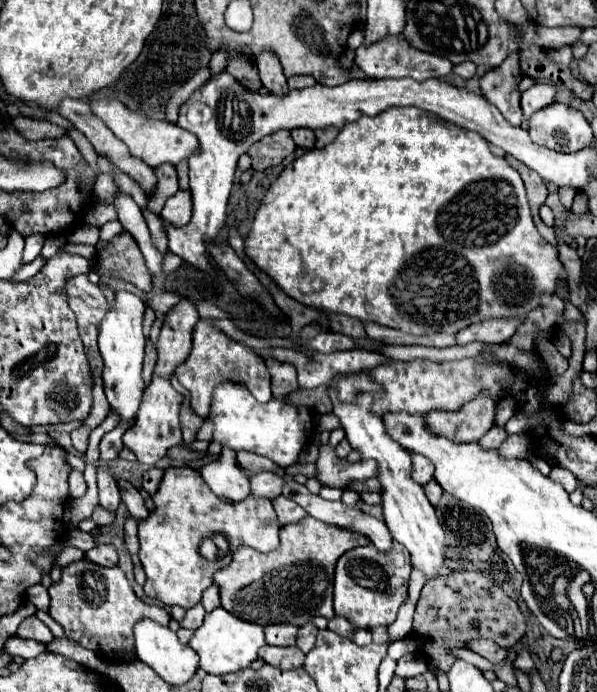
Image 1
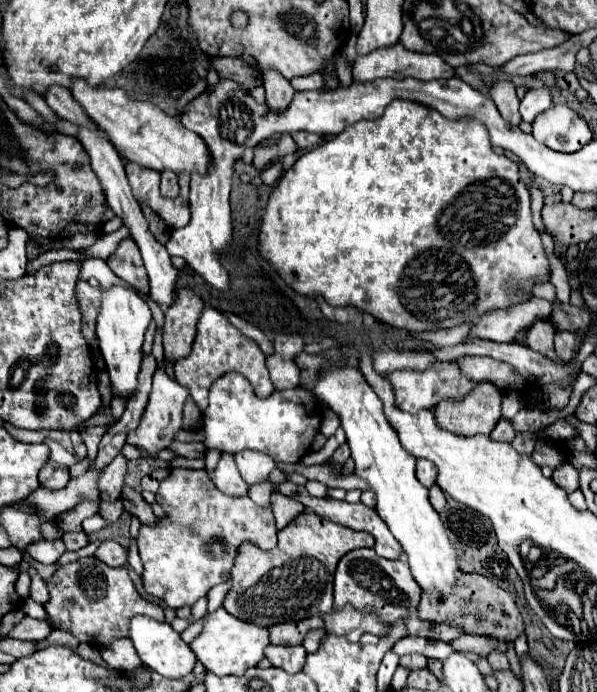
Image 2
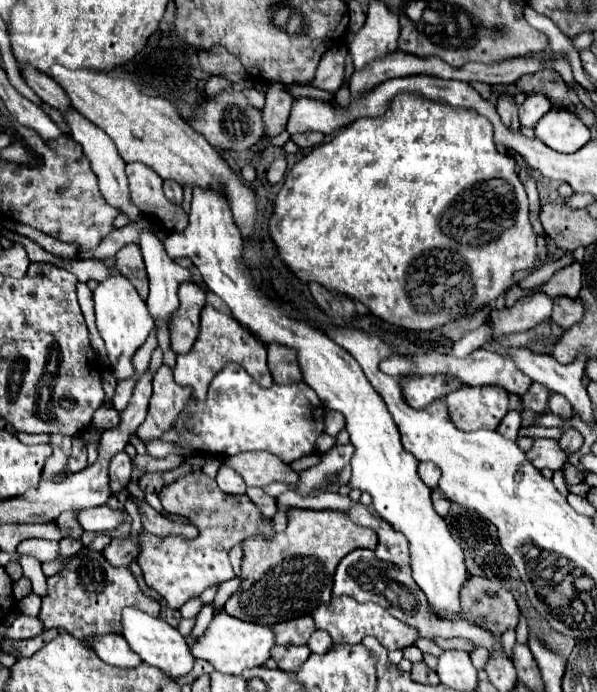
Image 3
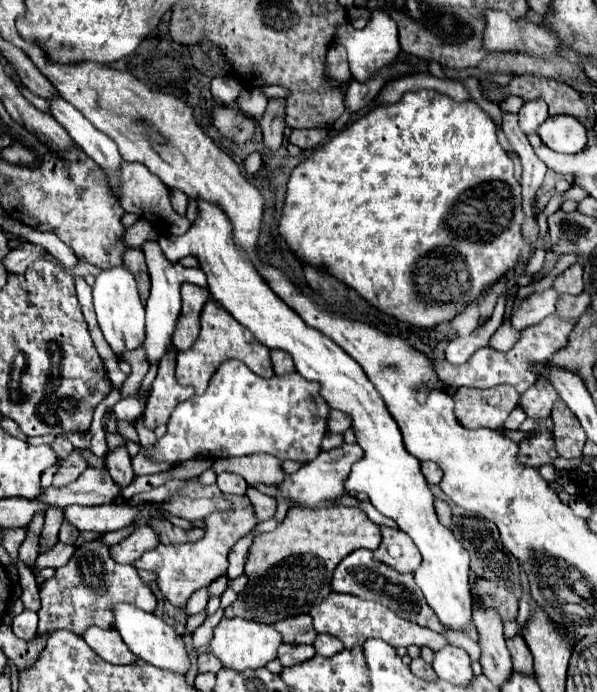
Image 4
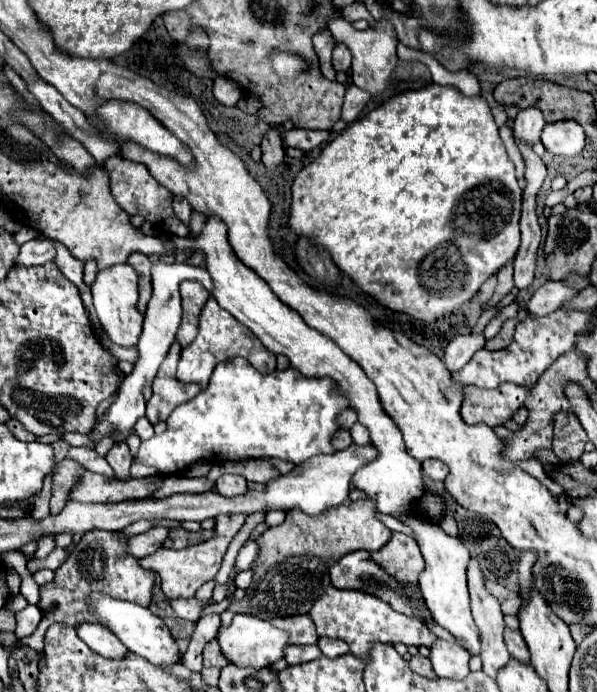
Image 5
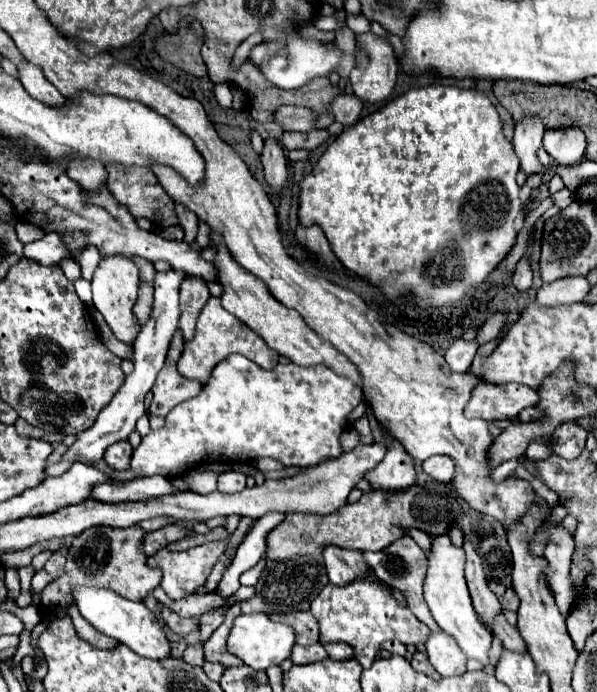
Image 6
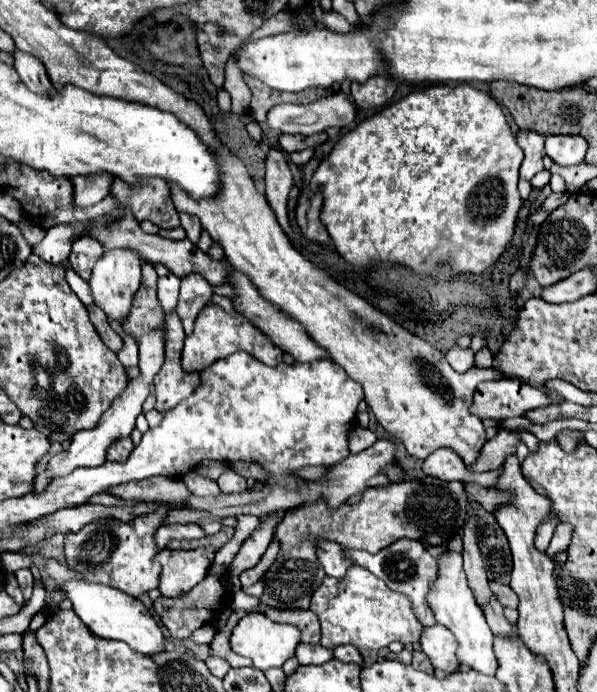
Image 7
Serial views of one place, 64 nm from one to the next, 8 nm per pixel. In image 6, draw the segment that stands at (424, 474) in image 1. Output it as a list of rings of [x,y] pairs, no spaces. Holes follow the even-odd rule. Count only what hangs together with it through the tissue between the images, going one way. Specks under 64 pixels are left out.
[[[430,456],[428,460],[422,462],[422,468],[428,476],[432,476],[438,482],[450,482],[452,480],[454,464],[452,464],[452,460],[448,460],[448,456]]]

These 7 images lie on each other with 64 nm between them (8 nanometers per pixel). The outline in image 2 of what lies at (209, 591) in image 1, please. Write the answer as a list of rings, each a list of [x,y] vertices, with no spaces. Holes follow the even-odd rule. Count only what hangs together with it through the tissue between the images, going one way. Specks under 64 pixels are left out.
[[[226,582],[216,584],[216,586],[210,588],[210,592],[206,594],[208,596],[208,612],[214,612],[216,608],[222,606],[222,600],[224,600],[226,592],[228,592],[228,584]]]

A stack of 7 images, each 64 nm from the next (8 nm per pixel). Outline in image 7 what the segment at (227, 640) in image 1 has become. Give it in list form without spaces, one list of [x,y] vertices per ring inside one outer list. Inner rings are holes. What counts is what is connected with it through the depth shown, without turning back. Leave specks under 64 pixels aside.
[[[250,612],[246,614],[236,628],[232,630],[232,638],[230,638],[230,646],[236,654],[250,658],[254,668],[258,670],[268,670],[268,668],[280,668],[288,658],[294,656],[296,646],[300,644],[300,630],[292,624],[276,624],[272,620],[268,620],[266,614],[262,612]]]

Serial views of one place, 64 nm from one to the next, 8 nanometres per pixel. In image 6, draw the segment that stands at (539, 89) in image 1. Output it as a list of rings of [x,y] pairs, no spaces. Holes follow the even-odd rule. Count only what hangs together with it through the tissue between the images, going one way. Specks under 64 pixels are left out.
[[[524,116],[514,128],[514,150],[520,158],[520,168],[528,176],[546,170],[536,156],[536,150],[542,146],[544,130],[546,128],[538,116]]]

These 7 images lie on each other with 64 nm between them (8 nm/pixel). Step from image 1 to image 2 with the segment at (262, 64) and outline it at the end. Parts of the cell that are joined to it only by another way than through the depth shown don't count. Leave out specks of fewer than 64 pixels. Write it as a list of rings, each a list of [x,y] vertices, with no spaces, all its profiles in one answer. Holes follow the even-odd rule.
[[[270,68],[262,74],[262,78],[264,78],[268,106],[274,108],[274,110],[284,110],[286,104],[292,100],[296,90],[290,86],[290,82],[278,70]]]

